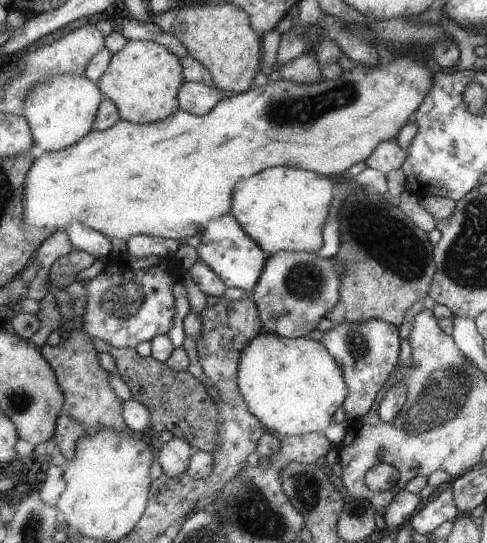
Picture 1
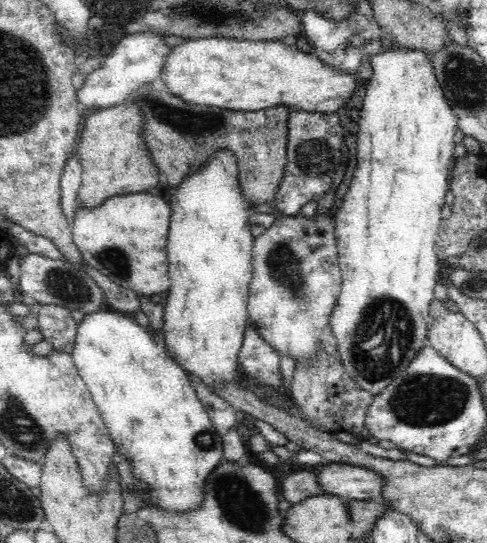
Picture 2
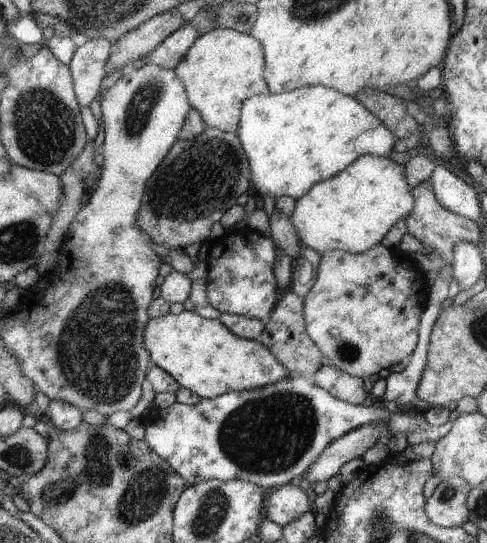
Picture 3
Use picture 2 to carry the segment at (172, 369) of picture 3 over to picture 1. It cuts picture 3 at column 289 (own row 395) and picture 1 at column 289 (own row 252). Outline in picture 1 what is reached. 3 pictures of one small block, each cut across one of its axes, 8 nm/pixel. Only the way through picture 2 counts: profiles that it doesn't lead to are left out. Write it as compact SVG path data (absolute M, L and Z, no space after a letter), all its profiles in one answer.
M261 332L247 344L239 358L237 386L249 412L263 424L265 432L275 432L281 438L319 432L335 450L347 434L347 422L337 424L331 420L347 398L347 386L339 364L321 342L307 338L289 340Z

